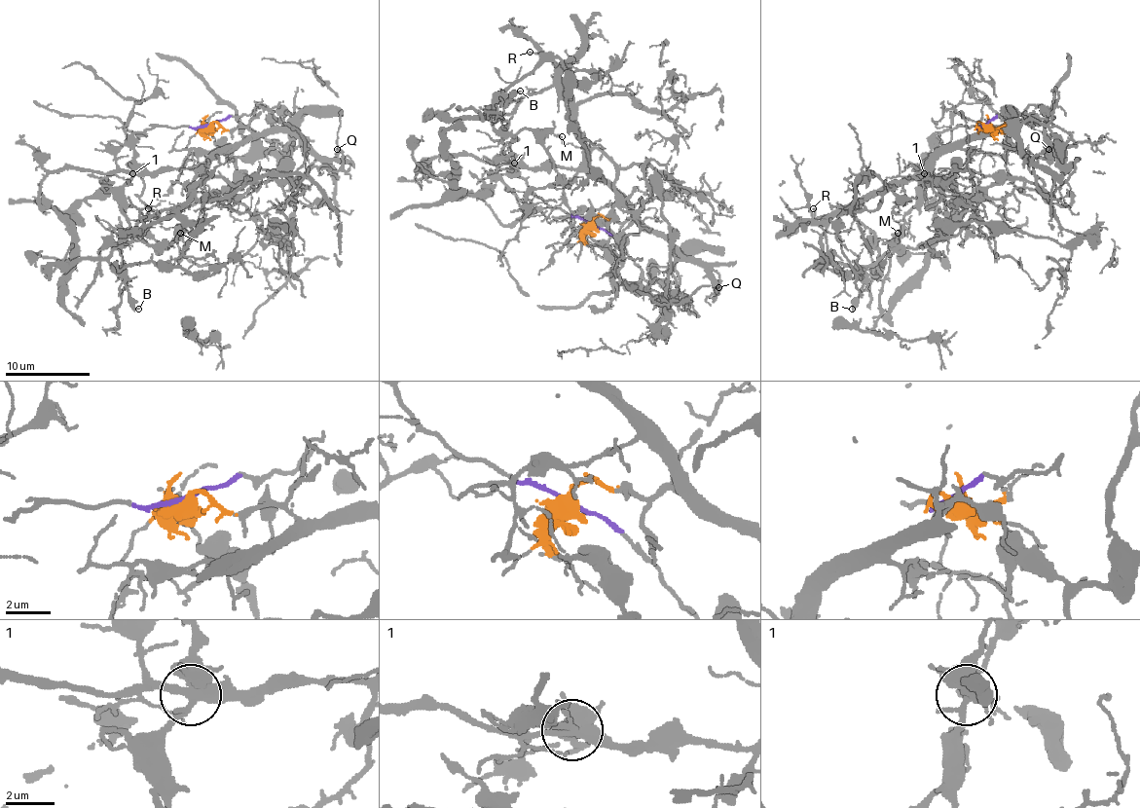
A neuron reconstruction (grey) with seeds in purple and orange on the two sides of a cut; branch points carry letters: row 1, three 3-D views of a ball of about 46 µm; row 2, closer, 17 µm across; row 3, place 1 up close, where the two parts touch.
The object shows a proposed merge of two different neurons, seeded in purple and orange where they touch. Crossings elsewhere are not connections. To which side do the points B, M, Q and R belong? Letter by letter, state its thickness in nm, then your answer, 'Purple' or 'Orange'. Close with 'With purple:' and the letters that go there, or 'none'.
B: Thickness 280 nm. Purple
M: Thickness 120 nm. Purple
Q: Thickness 240 nm. Orange
R: Thickness 110 nm. Orange
With purple: B, M

